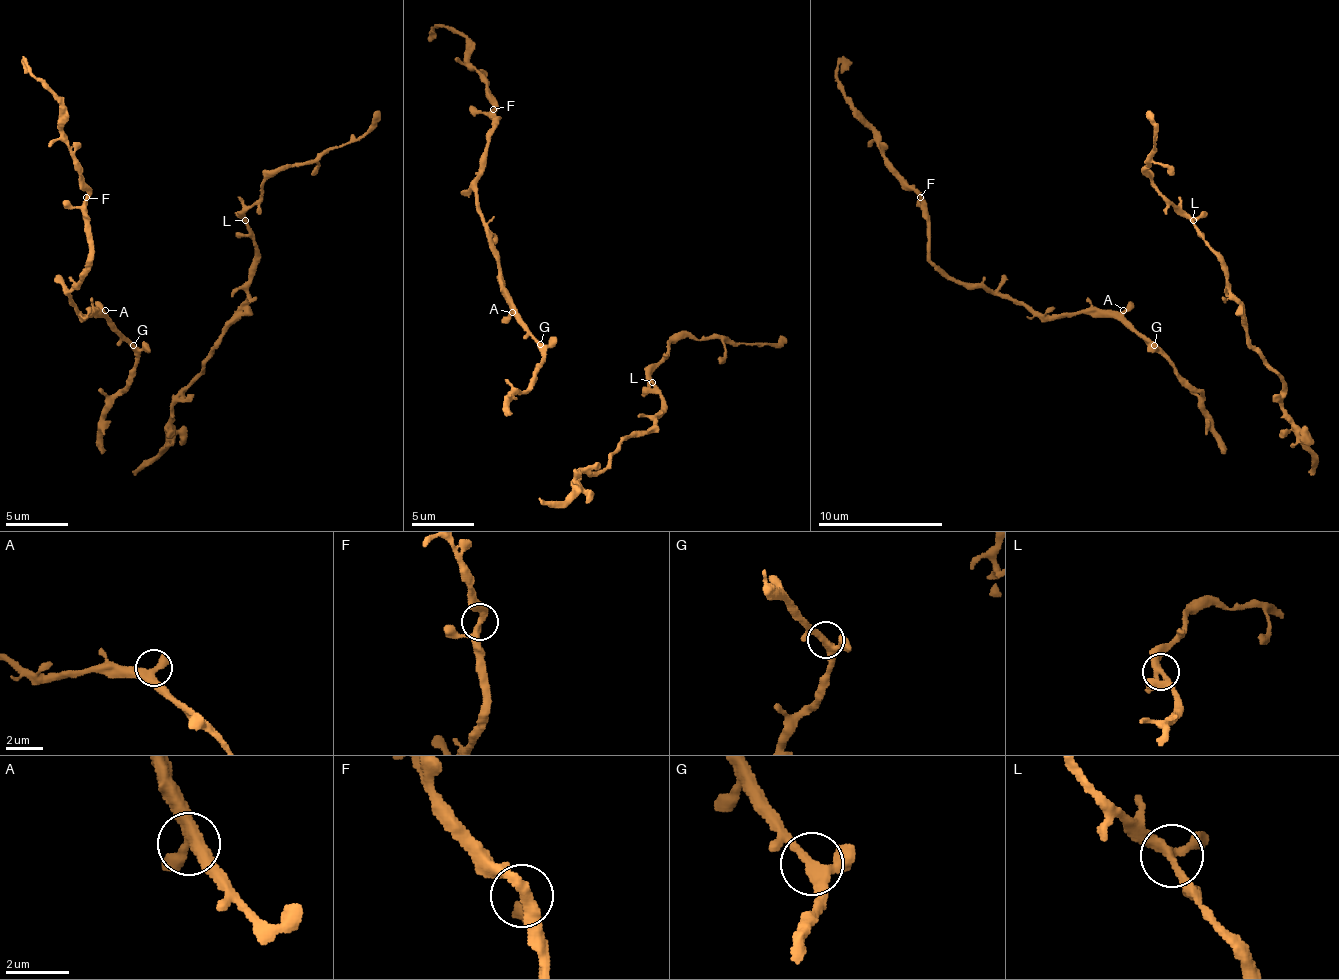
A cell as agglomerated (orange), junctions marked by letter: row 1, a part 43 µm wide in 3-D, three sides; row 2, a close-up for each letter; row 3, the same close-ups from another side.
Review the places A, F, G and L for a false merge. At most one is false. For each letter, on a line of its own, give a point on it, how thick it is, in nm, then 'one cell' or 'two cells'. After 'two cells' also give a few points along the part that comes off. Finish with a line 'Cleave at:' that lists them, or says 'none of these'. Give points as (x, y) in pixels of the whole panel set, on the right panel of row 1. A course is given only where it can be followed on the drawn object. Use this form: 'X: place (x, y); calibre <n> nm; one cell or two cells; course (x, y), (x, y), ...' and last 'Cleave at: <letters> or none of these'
A: place (1123, 310); calibre 360 nm; one cell
F: place (920, 197); calibre 300 nm; one cell
G: place (1154, 345); calibre 280 nm; one cell
L: place (1193, 220); calibre 280 nm; one cell
Cleave at: none of these

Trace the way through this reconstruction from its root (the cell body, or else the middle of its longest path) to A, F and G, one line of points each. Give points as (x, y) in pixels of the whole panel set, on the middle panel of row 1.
A: (512, 397), (527, 388), (543, 356), (543, 344), (512, 312)
F: (512, 397), (533, 378), (543, 350), (508, 300), (499, 253), (477, 206), (477, 175), (496, 118), (493, 109)
G: (512, 397), (521, 394), (533, 378), (543, 359), (540, 344)

